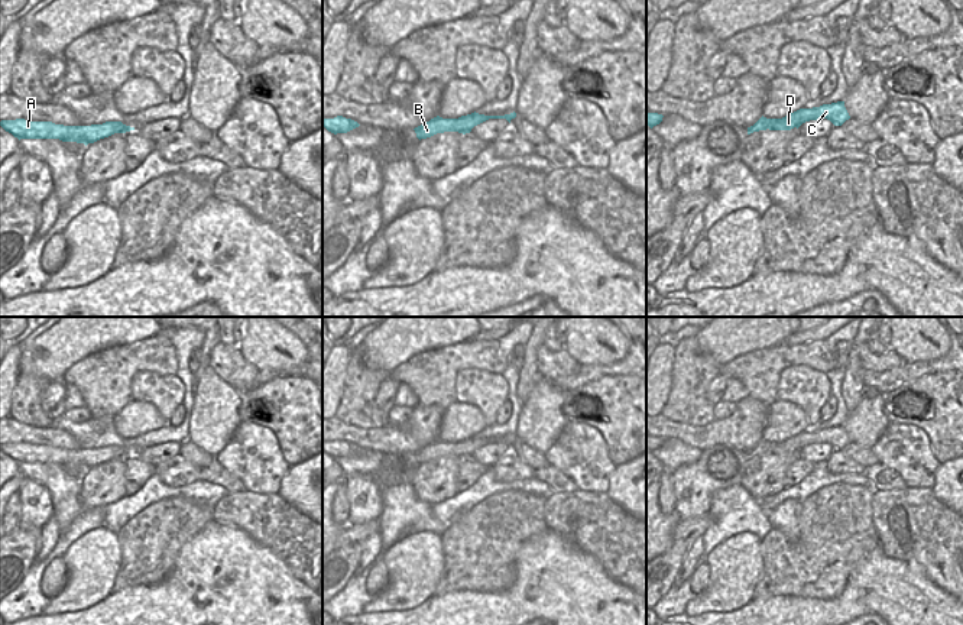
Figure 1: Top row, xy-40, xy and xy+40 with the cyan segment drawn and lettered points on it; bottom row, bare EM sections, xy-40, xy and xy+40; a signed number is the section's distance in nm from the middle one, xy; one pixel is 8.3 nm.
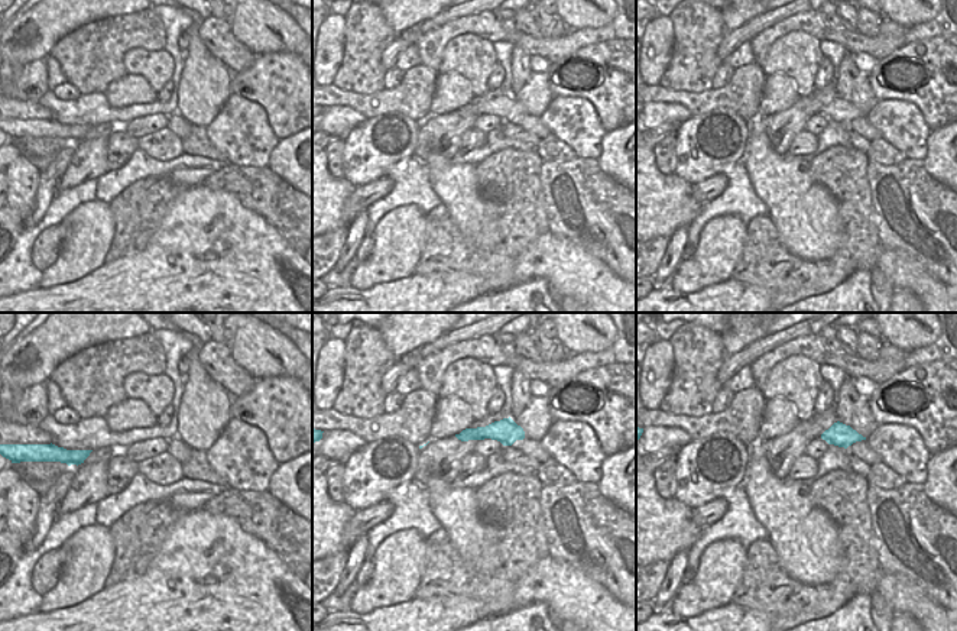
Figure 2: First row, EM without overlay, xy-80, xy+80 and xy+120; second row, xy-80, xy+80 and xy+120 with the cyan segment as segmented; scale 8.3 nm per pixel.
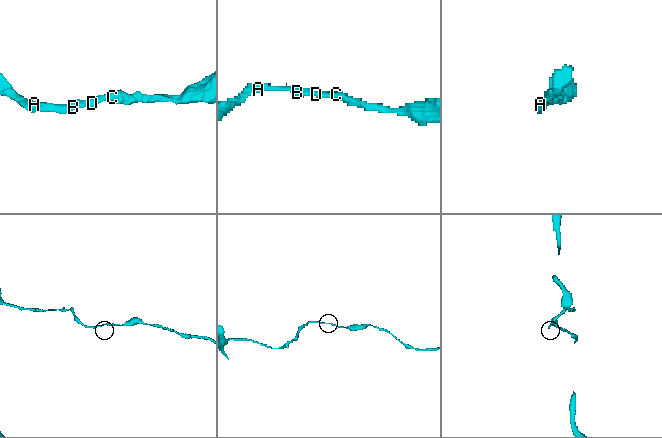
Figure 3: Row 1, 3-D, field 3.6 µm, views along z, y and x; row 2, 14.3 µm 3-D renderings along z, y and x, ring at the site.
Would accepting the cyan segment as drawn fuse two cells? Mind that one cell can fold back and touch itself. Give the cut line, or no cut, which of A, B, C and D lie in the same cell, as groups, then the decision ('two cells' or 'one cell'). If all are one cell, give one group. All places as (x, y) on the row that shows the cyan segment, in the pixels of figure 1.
cut none; groups A B C D; one cell

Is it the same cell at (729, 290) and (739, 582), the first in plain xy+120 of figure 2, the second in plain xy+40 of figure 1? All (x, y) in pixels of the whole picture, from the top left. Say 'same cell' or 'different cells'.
different cells

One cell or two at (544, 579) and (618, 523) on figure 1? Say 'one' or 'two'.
two

